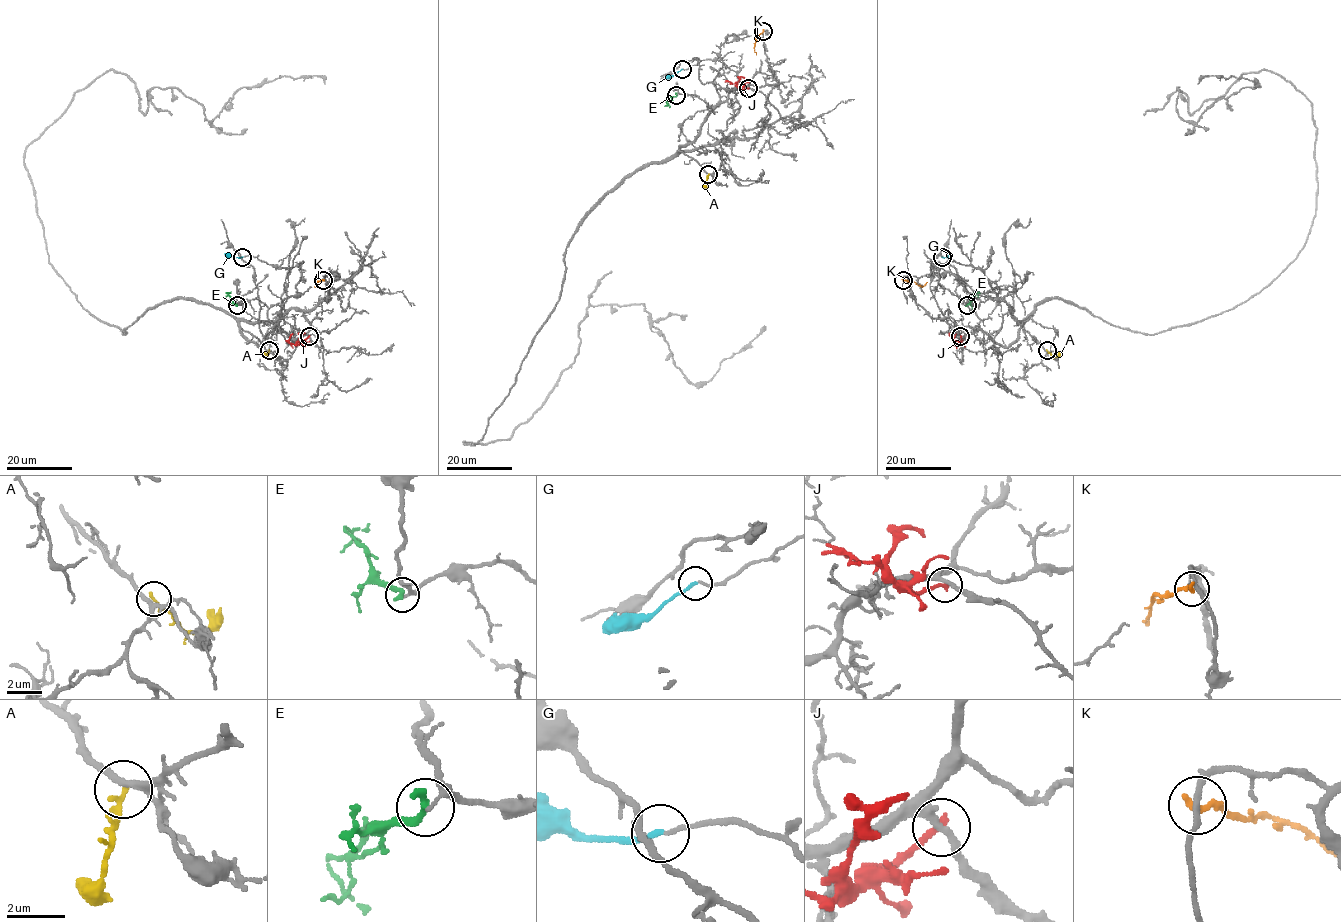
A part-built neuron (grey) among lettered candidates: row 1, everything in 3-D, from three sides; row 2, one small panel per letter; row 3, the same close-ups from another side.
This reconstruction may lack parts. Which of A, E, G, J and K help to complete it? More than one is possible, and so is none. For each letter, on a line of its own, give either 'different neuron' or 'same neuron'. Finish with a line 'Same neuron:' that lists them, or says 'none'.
A: different neuron
E: different neuron
G: same neuron
J: different neuron
K: different neuron
Same neuron: G

